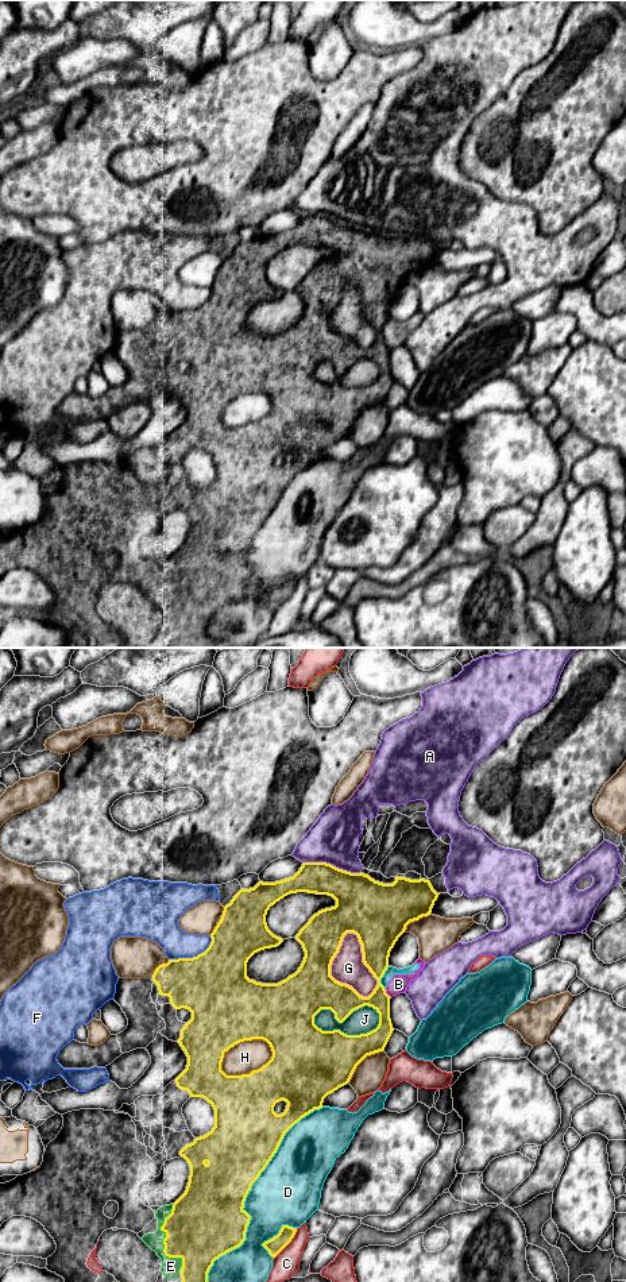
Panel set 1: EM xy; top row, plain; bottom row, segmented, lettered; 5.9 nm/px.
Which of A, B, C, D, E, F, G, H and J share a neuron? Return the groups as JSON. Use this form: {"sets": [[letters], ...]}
{"sets": [["A"], ["B", "D", "F", "G", "J"], ["C"], ["E"], ["H"]]}

